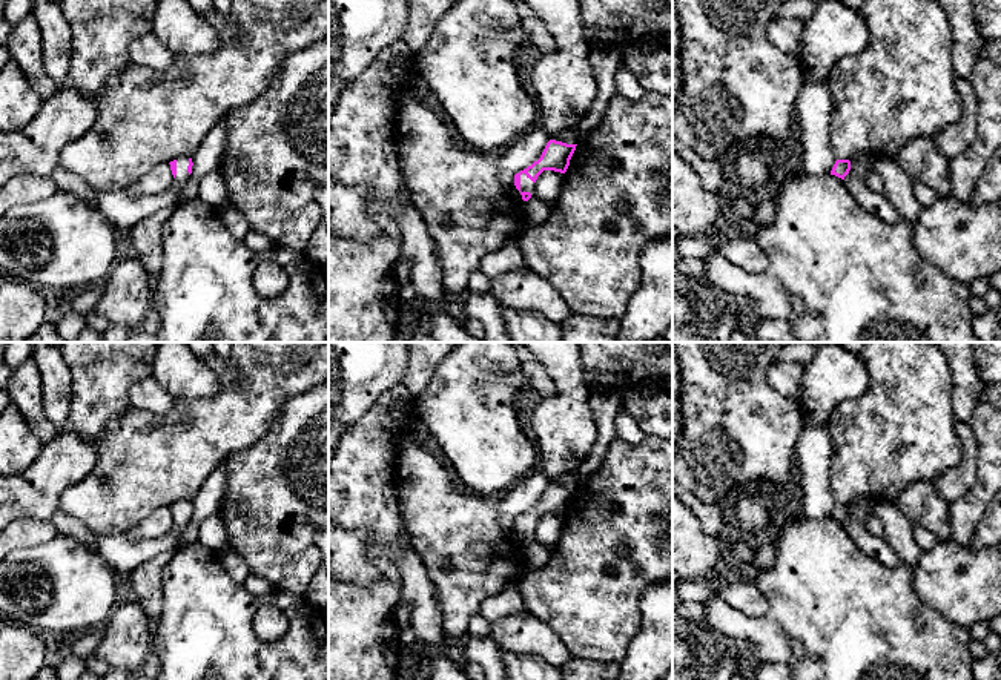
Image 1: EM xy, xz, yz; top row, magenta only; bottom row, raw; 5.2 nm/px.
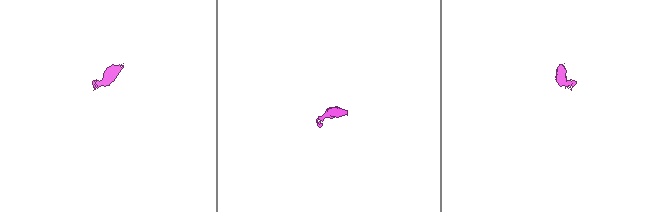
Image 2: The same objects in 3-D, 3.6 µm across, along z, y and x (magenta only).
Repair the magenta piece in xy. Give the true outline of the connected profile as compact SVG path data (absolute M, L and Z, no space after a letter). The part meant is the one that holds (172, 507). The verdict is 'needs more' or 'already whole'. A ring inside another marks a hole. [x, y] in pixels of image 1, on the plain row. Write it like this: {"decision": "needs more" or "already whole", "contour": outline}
{"decision": "needs more", "contour": "M181 500L169 508L173 519L173 528L161 537L130 539L124 533L92 537L92 546L106 559L121 582L141 563L173 550L178 545L180 534L192 517L193 507L192 502Z"}

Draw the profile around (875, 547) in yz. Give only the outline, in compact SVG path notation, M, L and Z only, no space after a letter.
M855 497L851 500L851 514L843 527L854 543L869 557L883 563L887 568L895 568L900 563L898 556L884 537L872 536L864 523L872 513L874 500L869 497Z

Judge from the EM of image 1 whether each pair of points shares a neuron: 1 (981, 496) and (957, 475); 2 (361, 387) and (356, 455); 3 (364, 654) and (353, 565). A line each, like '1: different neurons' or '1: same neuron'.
1: different neurons
2: different neurons
3: different neurons

